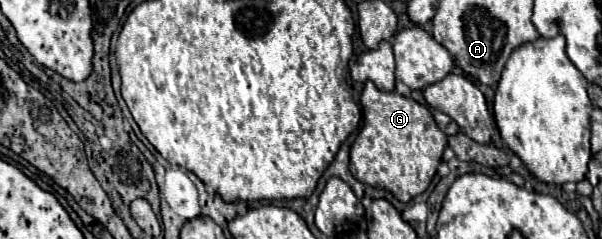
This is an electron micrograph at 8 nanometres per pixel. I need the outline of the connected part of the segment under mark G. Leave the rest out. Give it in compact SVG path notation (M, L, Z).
M371 81L365 83L365 89L361 93L361 107L363 107L363 127L351 145L349 169L353 177L365 185L393 193L403 203L411 201L411 197L415 195L421 195L429 187L431 179L435 177L443 151L447 147L447 135L437 127L429 107L417 101L411 101L407 97L401 97L395 91L391 93L379 91Z

